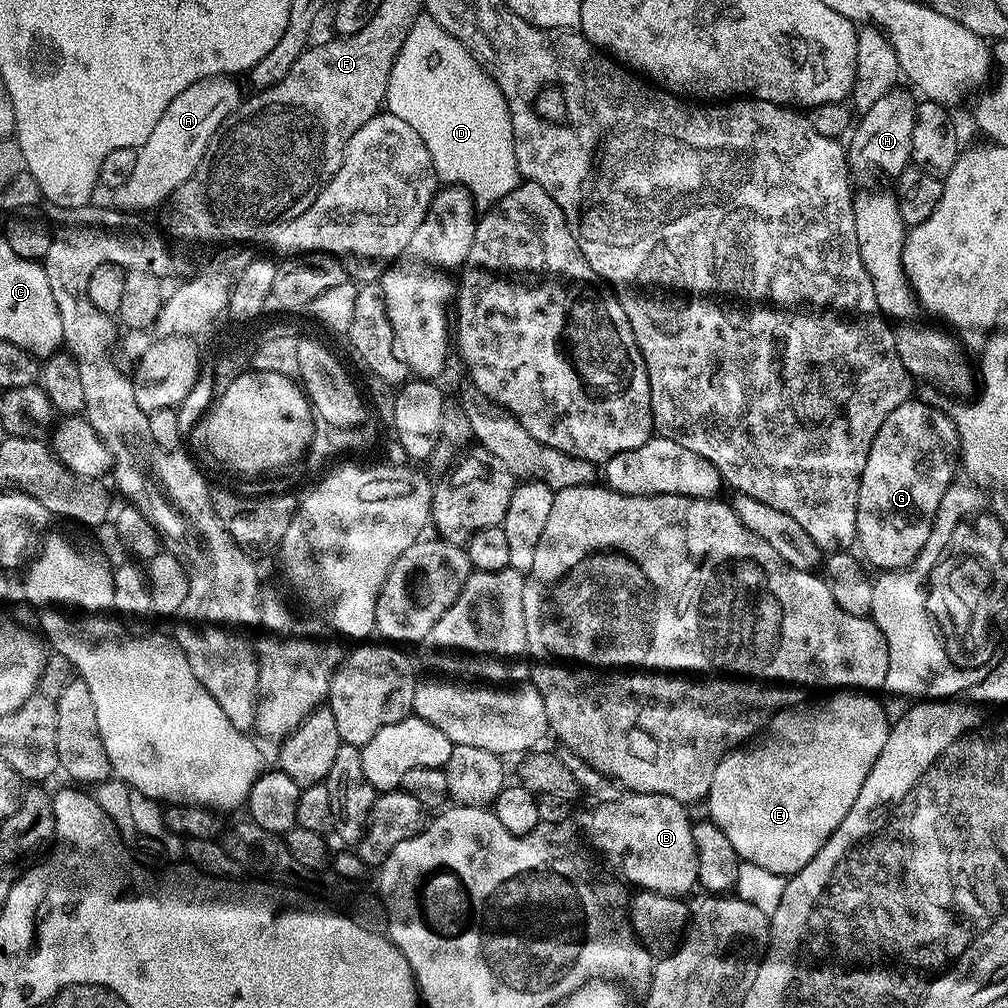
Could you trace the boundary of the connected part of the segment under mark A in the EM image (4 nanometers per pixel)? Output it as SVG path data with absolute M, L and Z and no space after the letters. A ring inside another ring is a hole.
M211 76L209 80L199 80L194 86L182 90L170 106L158 118L150 138L136 149L134 170L122 186L114 190L115 207L128 214L142 214L146 208L171 201L172 195L188 181L190 174L202 162L206 146L224 119L242 102L240 88L231 76Z

